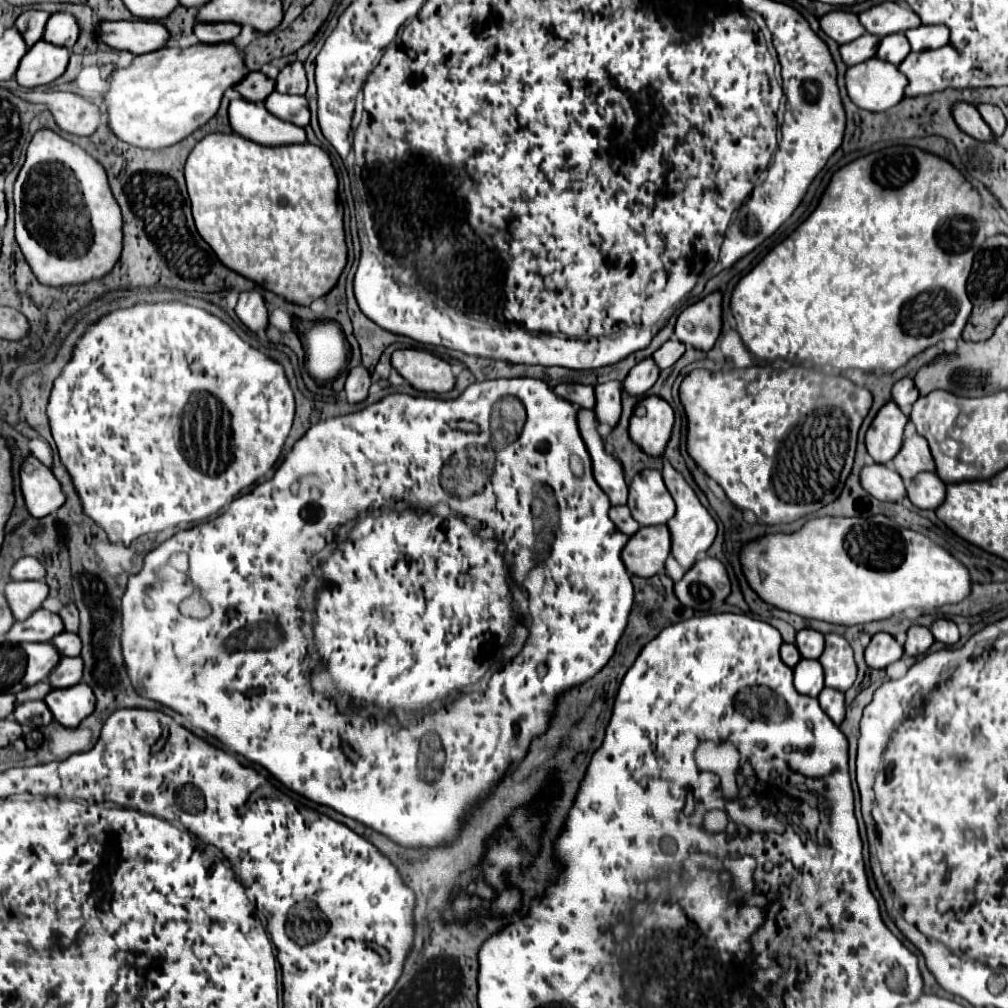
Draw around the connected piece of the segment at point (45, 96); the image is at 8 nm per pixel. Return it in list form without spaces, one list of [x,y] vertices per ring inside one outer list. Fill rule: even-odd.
[[[14,89],[12,91],[16,97],[28,99],[28,101],[42,101],[48,105],[48,109],[52,111],[56,123],[68,131],[68,133],[76,133],[76,135],[92,135],[100,123],[102,111],[88,99],[84,99],[78,93],[70,93],[70,91],[54,91],[54,93],[40,93],[40,91],[28,91],[28,93],[18,93]]]

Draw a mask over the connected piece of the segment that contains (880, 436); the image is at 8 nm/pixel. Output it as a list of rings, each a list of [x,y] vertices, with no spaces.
[[[894,401],[886,403],[874,417],[866,431],[866,449],[876,463],[888,463],[902,447],[902,433],[908,417],[896,407]]]

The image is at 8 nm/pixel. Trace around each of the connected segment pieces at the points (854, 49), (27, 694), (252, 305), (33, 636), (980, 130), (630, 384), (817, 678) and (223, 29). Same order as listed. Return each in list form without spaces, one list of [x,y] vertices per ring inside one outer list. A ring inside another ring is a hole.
[[[864,33],[860,39],[854,39],[852,43],[840,45],[840,53],[842,53],[844,63],[848,67],[852,67],[852,65],[858,65],[866,59],[872,59],[876,55],[878,43],[880,43],[880,37],[876,37],[872,33]]]
[[[40,681],[40,683],[36,683],[36,685],[32,685],[32,687],[24,689],[24,691],[20,691],[20,693],[16,695],[16,699],[18,699],[18,703],[44,699],[44,697],[48,695],[48,691],[52,691],[52,685],[50,685],[48,681]]]
[[[256,291],[240,293],[238,305],[236,305],[236,315],[252,333],[266,331],[266,327],[268,327],[268,311],[266,311],[262,295]]]
[[[48,609],[34,611],[26,621],[16,621],[8,631],[6,639],[10,643],[20,641],[50,641],[54,635],[64,631],[64,623],[60,615],[50,613]]]
[[[956,103],[956,107],[952,107],[952,115],[954,115],[958,127],[964,133],[968,133],[970,137],[980,139],[980,141],[990,141],[992,139],[990,127],[978,115],[978,109],[972,107],[970,103]]]
[[[652,357],[642,359],[638,365],[634,365],[628,373],[628,377],[624,379],[622,387],[630,393],[630,395],[644,395],[658,379],[660,369],[656,367]]]
[[[802,659],[794,667],[794,687],[798,693],[808,697],[818,697],[818,693],[824,689],[824,671],[818,661]]]
[[[196,23],[194,35],[202,43],[222,43],[236,39],[240,29],[242,27],[236,23]]]

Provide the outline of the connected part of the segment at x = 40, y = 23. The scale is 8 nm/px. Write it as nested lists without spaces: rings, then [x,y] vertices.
[[[26,11],[16,19],[16,29],[20,31],[20,35],[24,37],[24,41],[28,43],[28,47],[32,47],[36,41],[42,39],[44,35],[44,27],[48,21],[48,13],[46,11]]]

